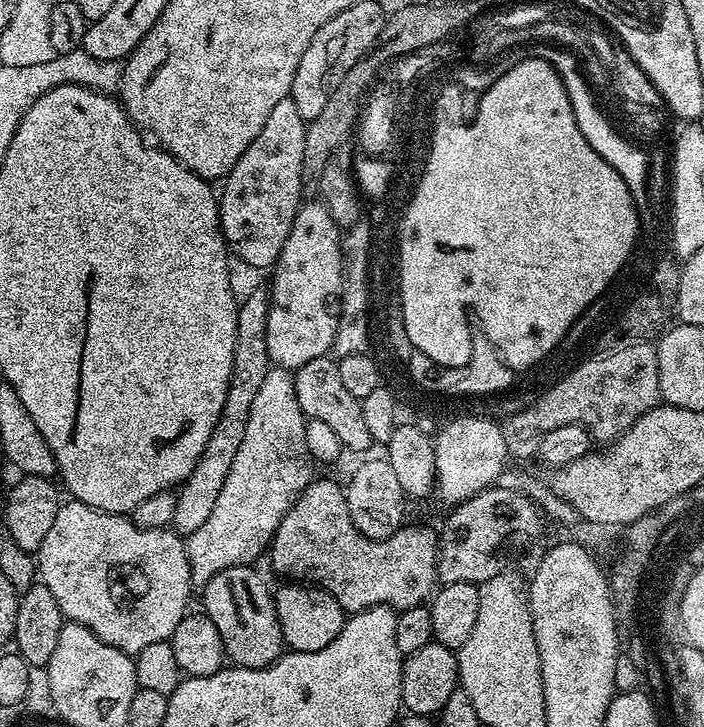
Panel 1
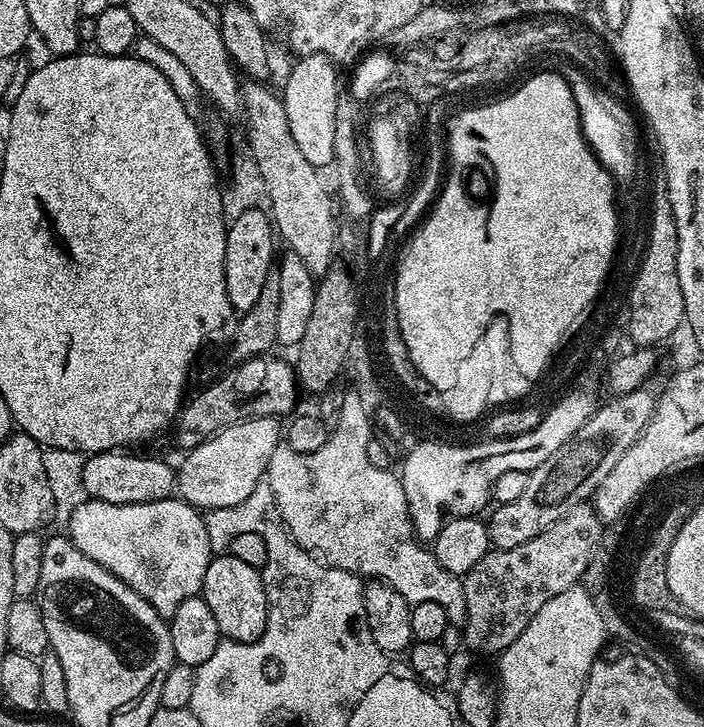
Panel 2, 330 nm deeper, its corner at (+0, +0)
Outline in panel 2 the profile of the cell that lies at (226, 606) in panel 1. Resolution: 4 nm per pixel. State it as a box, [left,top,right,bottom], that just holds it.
[202,554,268,644]

